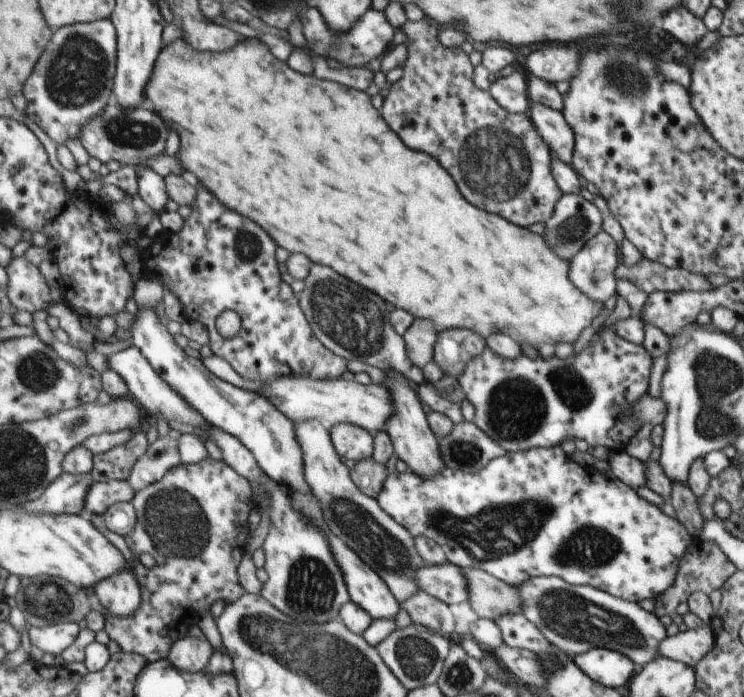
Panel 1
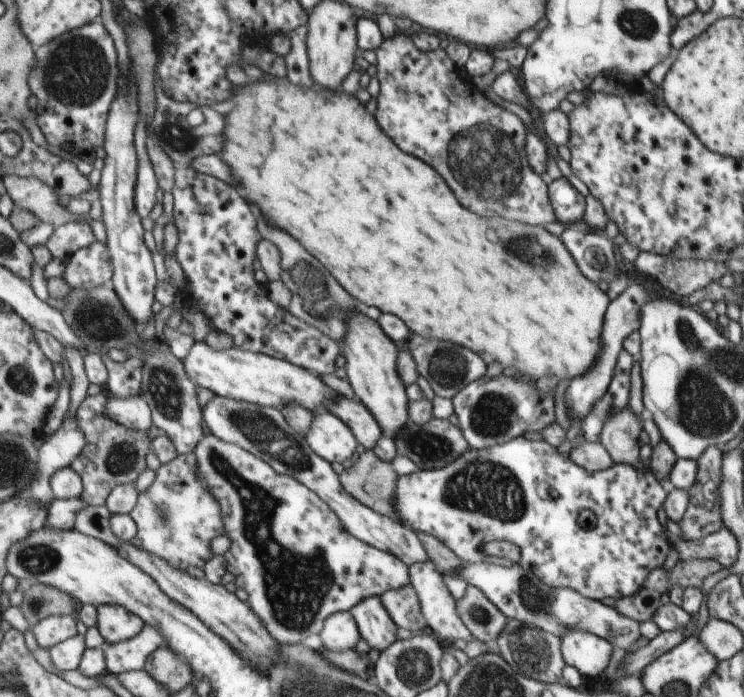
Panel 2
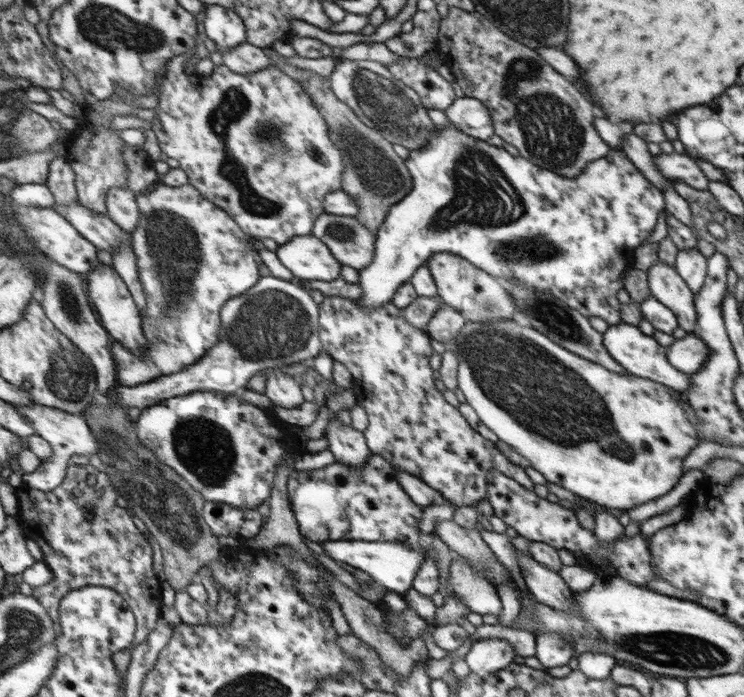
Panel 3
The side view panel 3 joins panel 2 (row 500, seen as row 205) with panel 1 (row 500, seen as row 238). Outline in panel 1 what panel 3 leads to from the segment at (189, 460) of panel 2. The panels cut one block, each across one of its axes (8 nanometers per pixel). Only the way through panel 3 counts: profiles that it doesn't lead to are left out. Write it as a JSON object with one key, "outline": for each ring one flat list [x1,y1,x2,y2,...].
{"outline":[[210,456,197,465,182,463,168,472,160,482,138,491,133,503,137,506,139,523,126,541,135,556,150,553,157,564,151,568,142,563,137,564,136,572,143,590,143,601,141,609,129,617,111,613,101,602,97,591,91,591,93,608,107,616,105,630,110,638,119,642,124,651,143,654,152,663,168,659,175,642,188,635,200,612,210,610,216,600,228,604,246,594,238,583,236,568,242,560,242,550,246,548,246,538,250,534,248,514,251,513,254,501,248,480,224,461,218,462]]}

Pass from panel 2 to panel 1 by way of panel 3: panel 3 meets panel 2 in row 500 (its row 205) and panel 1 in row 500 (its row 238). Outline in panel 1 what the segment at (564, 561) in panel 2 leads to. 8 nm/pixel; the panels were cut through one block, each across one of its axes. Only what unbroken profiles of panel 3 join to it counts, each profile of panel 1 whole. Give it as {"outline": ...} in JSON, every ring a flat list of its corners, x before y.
{"outline":[[560,445,550,448,534,447,525,451,505,454,491,460,483,469,474,474,460,469,444,468,442,473,425,479,421,475,414,474,413,471,398,472,394,466,390,466,390,478,386,478,384,488,378,493,376,500,379,507,397,522,399,528,409,530,413,538,422,535,434,539,434,542,443,548,448,562,458,565,462,569,485,570,506,584,519,587,532,577,557,576,571,585,590,585,609,592,612,596,635,603,644,600,644,598,660,596,676,580,680,560,684,558,684,554,690,546,689,532,686,532,685,526,682,526,679,520,666,516,655,504,642,500,633,487,628,486,625,482,620,482,616,477,602,476,600,472,594,472,594,469,584,468,584,466,572,462]]}

